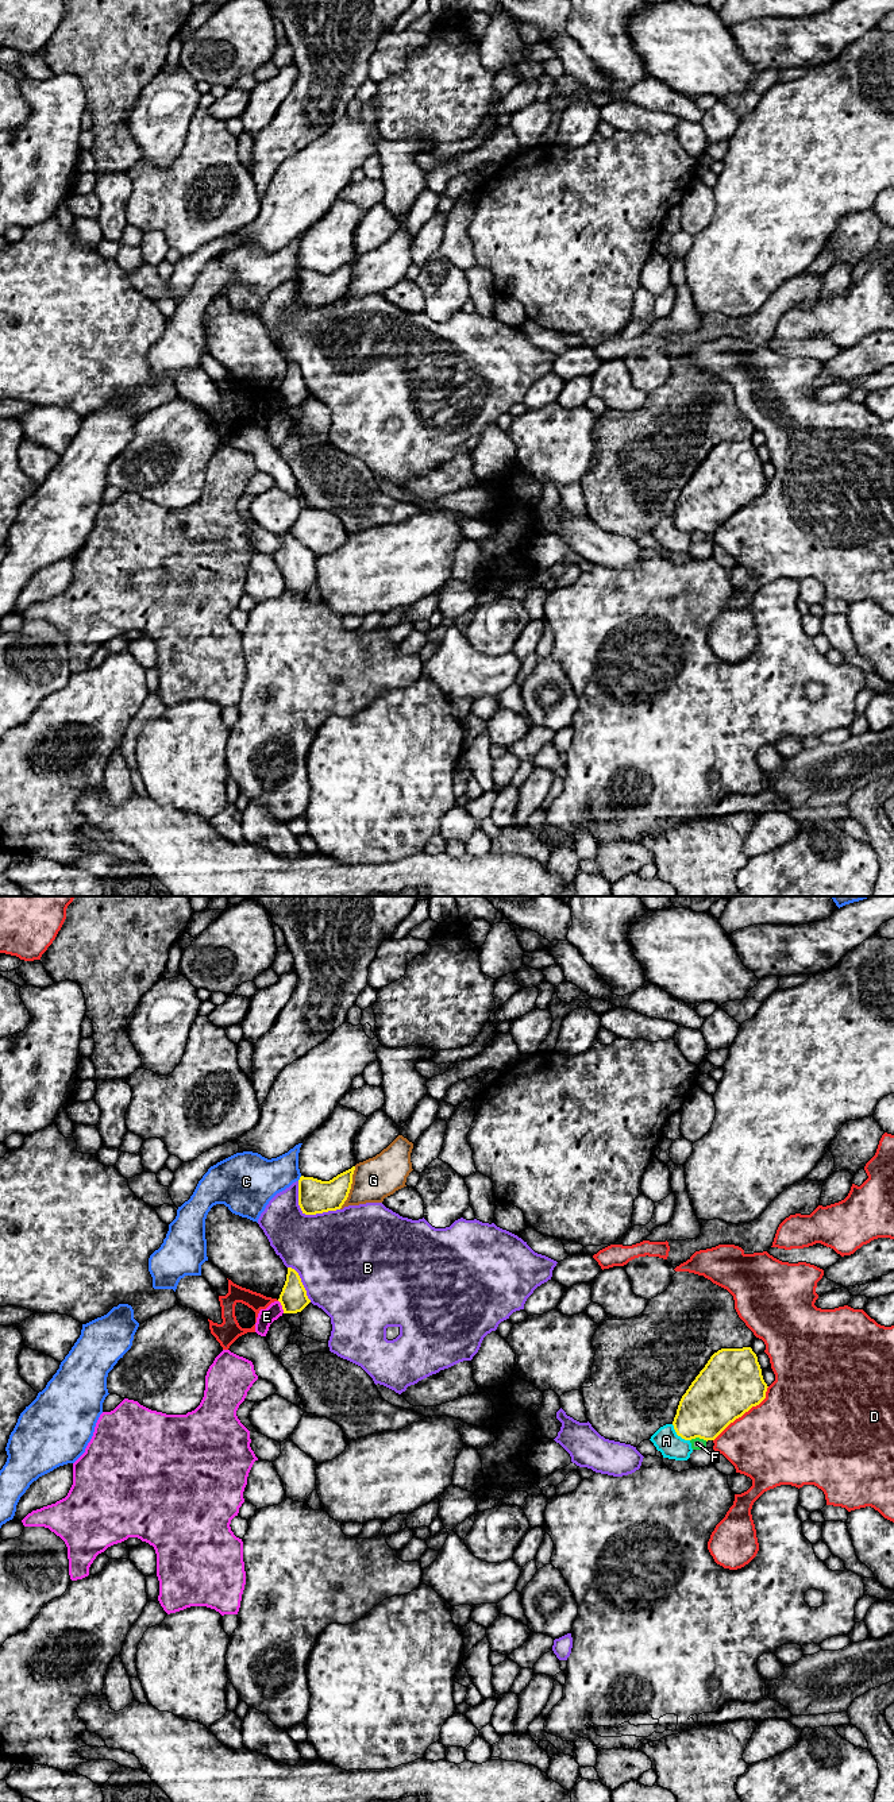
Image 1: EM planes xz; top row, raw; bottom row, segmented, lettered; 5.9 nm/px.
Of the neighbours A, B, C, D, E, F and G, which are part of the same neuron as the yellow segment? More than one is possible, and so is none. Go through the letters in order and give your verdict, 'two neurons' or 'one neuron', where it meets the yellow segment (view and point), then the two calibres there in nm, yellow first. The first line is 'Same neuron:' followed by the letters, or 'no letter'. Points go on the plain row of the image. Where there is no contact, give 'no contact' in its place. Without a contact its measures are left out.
Same neuron: no letter
A: two neurons | xz (678, 528) | 320/150 nm
B: two neurons | xz (307, 307) | 200/440 nm
C: two neurons | xz (300, 271) | 200/280 nm
D: two neurons | xz (744, 505) | 380/480 nm
E: two neurons | xz (282, 400) | 160/100 nm
F: two neurons | xz (698, 529) | 340/70 nm
G: two neurons | xz (350, 281) | 200/260 nm

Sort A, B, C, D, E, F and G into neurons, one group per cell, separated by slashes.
A / B / C / D / E / F / G

